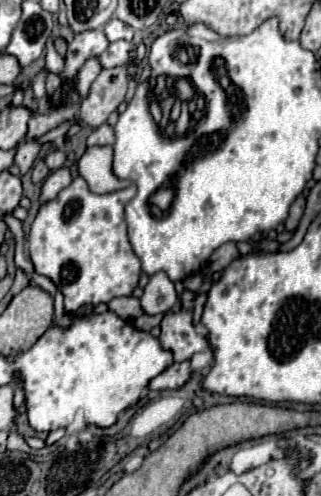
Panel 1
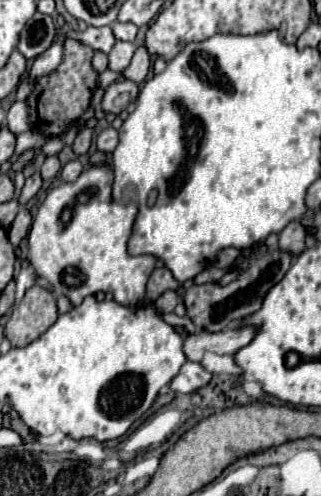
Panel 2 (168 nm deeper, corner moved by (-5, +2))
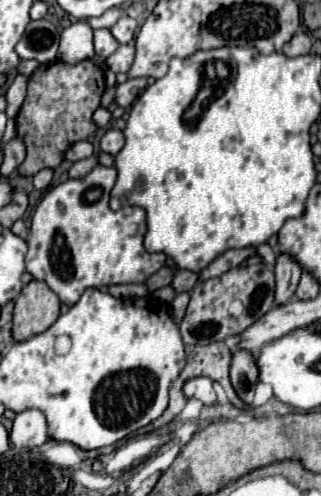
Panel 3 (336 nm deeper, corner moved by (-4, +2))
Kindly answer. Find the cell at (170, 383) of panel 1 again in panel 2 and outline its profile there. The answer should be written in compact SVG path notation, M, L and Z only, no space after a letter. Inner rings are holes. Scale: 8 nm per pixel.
M185 362L181 372L173 378L171 390L177 394L193 394L211 382L211 374L197 362Z

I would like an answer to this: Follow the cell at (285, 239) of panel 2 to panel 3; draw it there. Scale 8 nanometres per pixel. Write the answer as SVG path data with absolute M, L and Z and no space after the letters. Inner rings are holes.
M280 252L276 258L274 272L276 272L276 302L284 304L286 300L290 300L294 296L302 268L290 254Z

